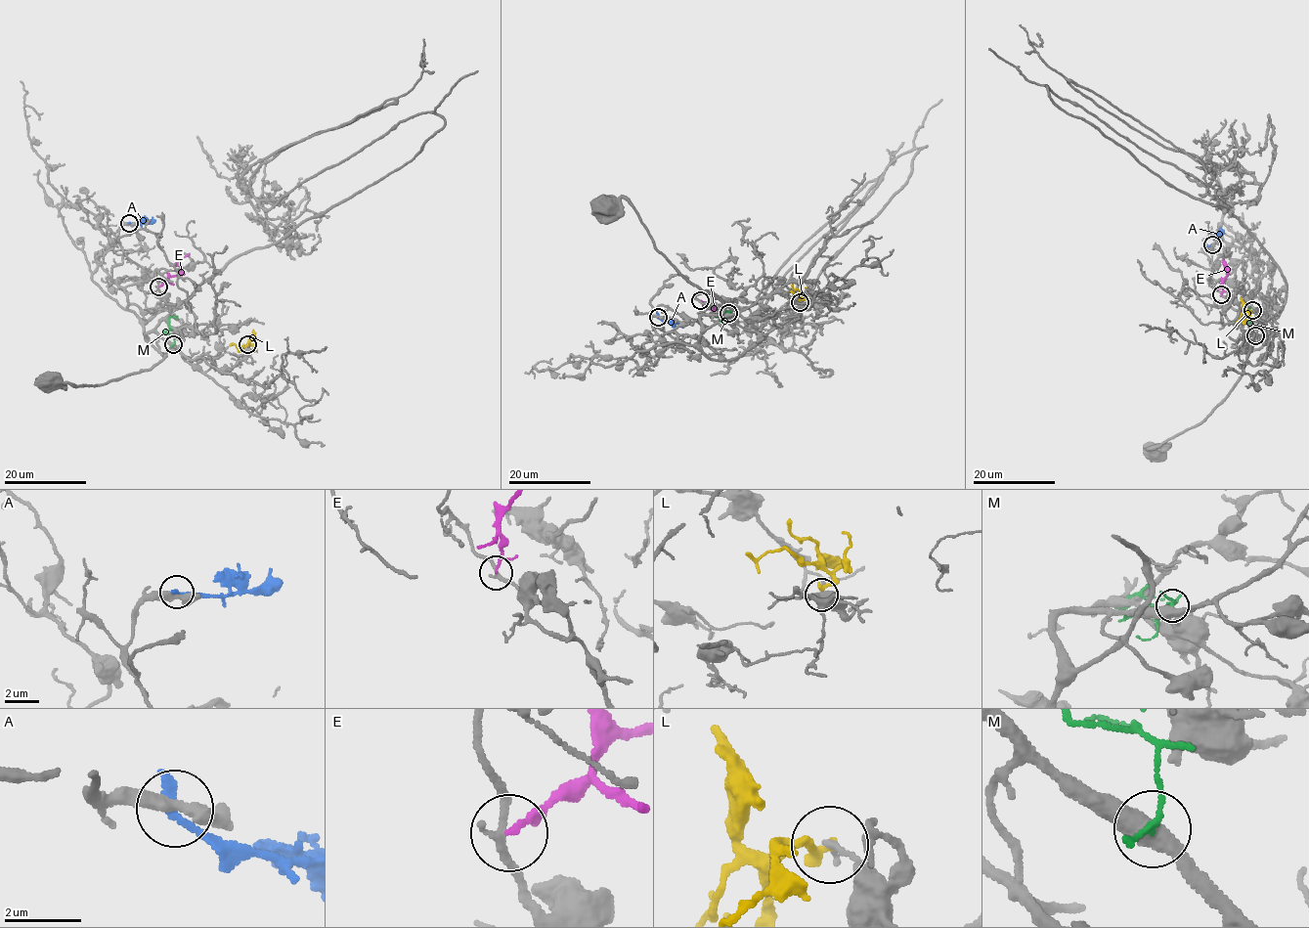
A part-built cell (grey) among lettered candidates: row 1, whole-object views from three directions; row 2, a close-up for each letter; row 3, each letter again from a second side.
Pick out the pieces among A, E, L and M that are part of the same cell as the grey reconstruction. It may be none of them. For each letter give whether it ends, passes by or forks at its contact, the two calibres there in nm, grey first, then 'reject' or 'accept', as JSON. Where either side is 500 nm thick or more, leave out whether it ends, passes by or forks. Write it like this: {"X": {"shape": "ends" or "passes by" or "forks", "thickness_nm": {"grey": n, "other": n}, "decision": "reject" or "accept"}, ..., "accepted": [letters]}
{"A": {"shape": "ends", "thickness_nm": {"grey": 360, "other": 280}, "decision": "reject"}, "E": {"shape": "ends", "thickness_nm": {"grey": 200, "other": 140}, "decision": "reject"}, "L": {"shape": "ends", "thickness_nm": {"grey": 180, "other": 240}, "decision": "reject"}, "M": {"shape": "ends", "thickness_nm": {"grey": 480, "other": 180}, "decision": "reject"}, "accepted": []}

